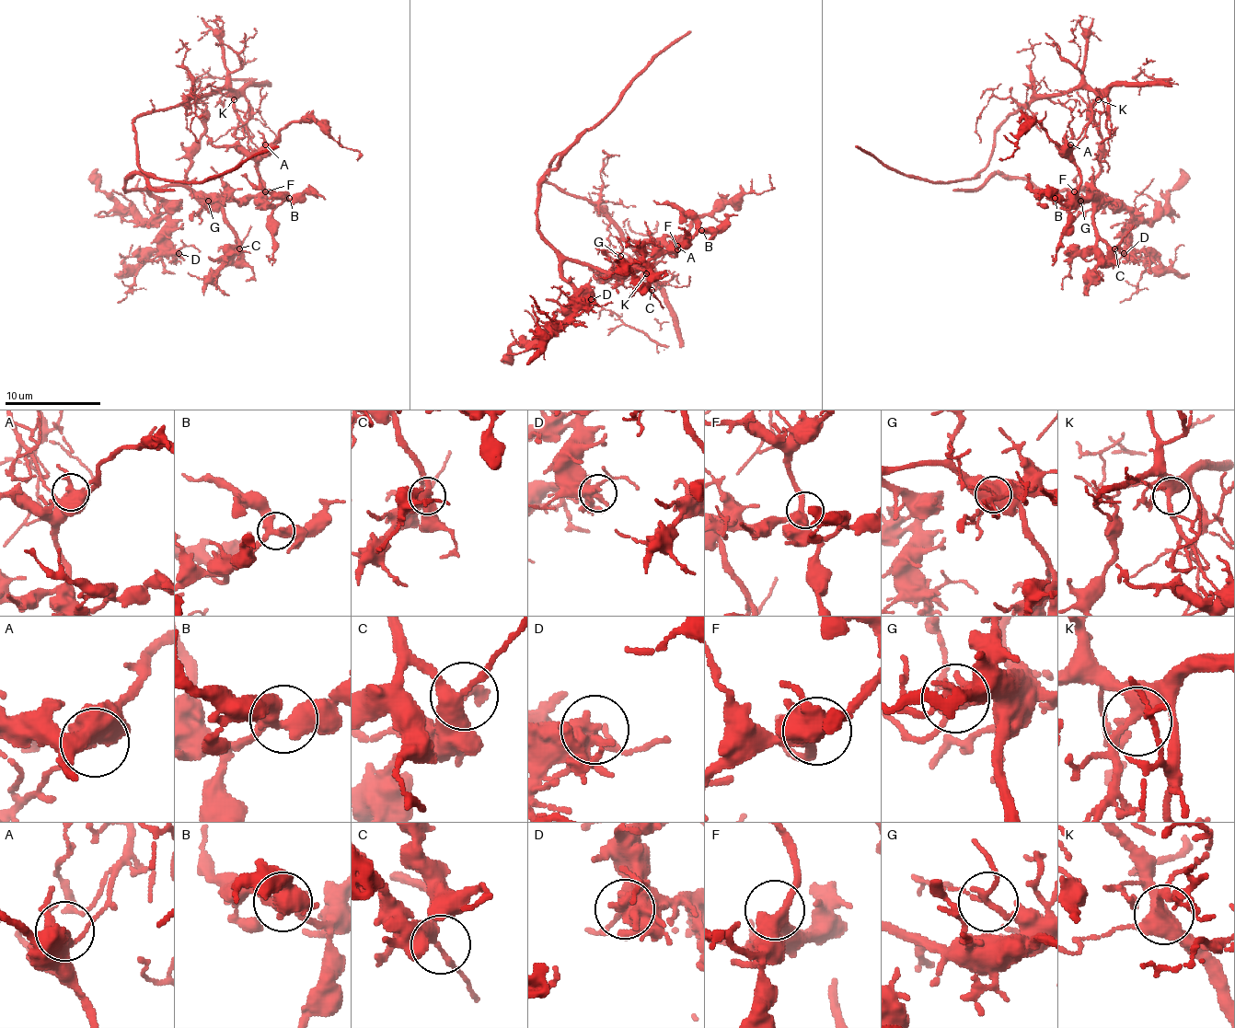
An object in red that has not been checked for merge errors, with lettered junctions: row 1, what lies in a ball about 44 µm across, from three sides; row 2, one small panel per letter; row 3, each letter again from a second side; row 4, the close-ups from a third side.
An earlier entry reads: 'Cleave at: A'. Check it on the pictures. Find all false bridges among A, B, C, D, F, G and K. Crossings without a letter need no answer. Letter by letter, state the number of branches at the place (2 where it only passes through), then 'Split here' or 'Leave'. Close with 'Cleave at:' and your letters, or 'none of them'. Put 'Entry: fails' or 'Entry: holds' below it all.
A: Branches: 4. Split here
B: Branches: 4. Leave
C: Branches: 3. Leave
D: Branches: 3. Leave
F: Branches: 3. Leave
G: Branches: 3. Leave
K: Branches: 4. Leave
Cleave at: A
Entry: holds

